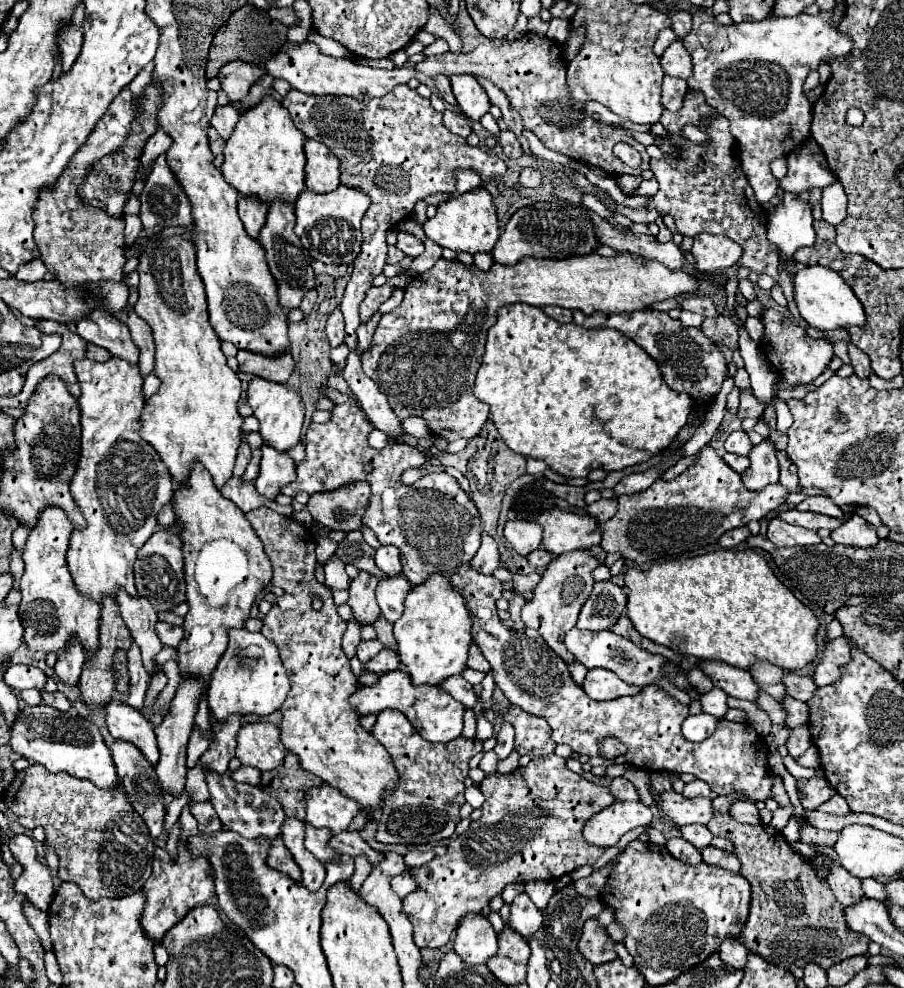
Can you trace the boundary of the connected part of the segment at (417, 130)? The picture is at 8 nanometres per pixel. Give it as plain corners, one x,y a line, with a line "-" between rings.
406,84
396,86
392,92
388,92
382,98
374,98
370,102
358,102
354,98
318,98
312,94
302,94
294,88
290,88
290,92
284,96
282,106
288,108
296,128
312,140
324,142
340,160
340,182
346,184
348,188
356,188
364,194
370,196
372,204
362,220
362,234
364,234
364,242
362,242
362,252
358,254
358,258
354,260
354,272
352,278
346,286
344,292
344,300
340,304
340,310
344,314
344,322
346,322
346,346
350,348
350,352
356,350
356,328
360,326
360,316
358,316
358,306
366,294
366,290
372,286
374,276
378,276
386,264
386,232
388,228
392,228
394,224
406,220
412,216
414,212
414,204
418,200
428,198
430,194
436,192
444,192
444,194
454,194
456,190
456,178
454,172
460,166
468,166
476,172
480,172
482,176
482,186
490,180
490,178
502,178
506,164
492,152
480,150
478,146
468,146
466,140
462,136
452,134
450,130
444,128
442,124
442,114
438,110
432,108
428,98
422,98
416,90
410,90

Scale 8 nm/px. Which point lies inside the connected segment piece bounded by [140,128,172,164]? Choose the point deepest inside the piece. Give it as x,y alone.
160,142

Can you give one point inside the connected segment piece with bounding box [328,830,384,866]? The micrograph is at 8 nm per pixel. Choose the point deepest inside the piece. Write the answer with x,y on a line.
350,843

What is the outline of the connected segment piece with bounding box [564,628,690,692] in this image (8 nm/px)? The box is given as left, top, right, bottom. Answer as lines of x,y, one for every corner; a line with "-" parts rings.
572,628
566,632
564,636
564,644
566,648
574,654
574,658
578,662
582,662
588,670
592,668
604,668
604,670
612,670
620,680
634,684
634,686
646,686
656,682
658,678
666,678
670,680
678,690
688,692
690,690
690,682
686,680
686,672
670,672
664,670
668,658
662,658
658,654
650,654
648,650
638,648
634,642
614,634
612,630
602,630
602,632
590,632
590,630
578,630

